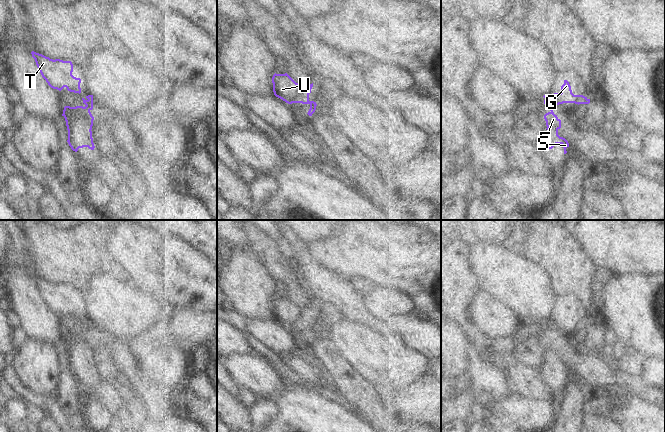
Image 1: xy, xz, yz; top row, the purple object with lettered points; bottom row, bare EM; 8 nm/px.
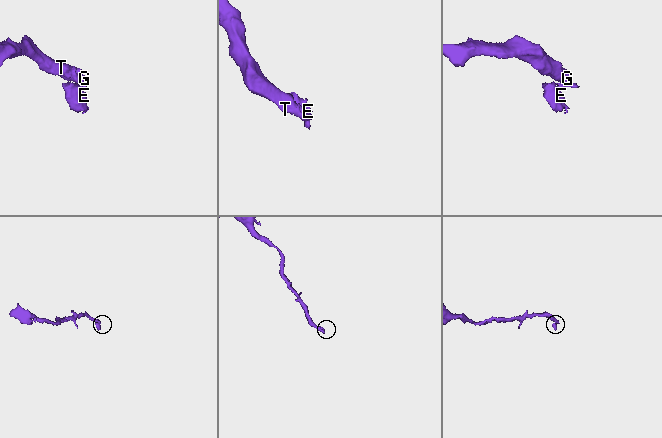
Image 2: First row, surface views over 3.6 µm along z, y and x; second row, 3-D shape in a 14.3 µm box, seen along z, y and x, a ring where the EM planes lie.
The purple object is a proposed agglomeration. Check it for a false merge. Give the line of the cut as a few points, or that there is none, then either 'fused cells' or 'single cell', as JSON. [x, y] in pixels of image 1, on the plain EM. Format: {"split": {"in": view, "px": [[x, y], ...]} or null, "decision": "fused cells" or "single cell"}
{"split": {"in": "yz", "px": [[548, 329], [555, 331]]}, "decision": "fused cells"}

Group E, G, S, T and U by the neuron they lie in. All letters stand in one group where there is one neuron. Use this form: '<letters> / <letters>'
E S U / G T

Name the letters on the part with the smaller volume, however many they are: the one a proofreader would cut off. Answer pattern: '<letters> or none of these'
E, S, U

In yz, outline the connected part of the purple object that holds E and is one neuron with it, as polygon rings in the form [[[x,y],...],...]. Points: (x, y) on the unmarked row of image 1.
[[[549,329],[548,333],[550,335],[544,339],[547,350],[547,360],[544,372],[552,373],[556,368],[562,368],[564,378],[566,378],[566,372],[569,371],[569,367],[565,362],[558,359],[558,354],[561,352],[561,344],[553,336],[555,332],[556,331],[554,329]]]

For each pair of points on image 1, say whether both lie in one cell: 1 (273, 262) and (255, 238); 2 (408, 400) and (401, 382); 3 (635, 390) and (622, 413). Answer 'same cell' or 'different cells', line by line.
1: same cell
2: different cells
3: different cells

